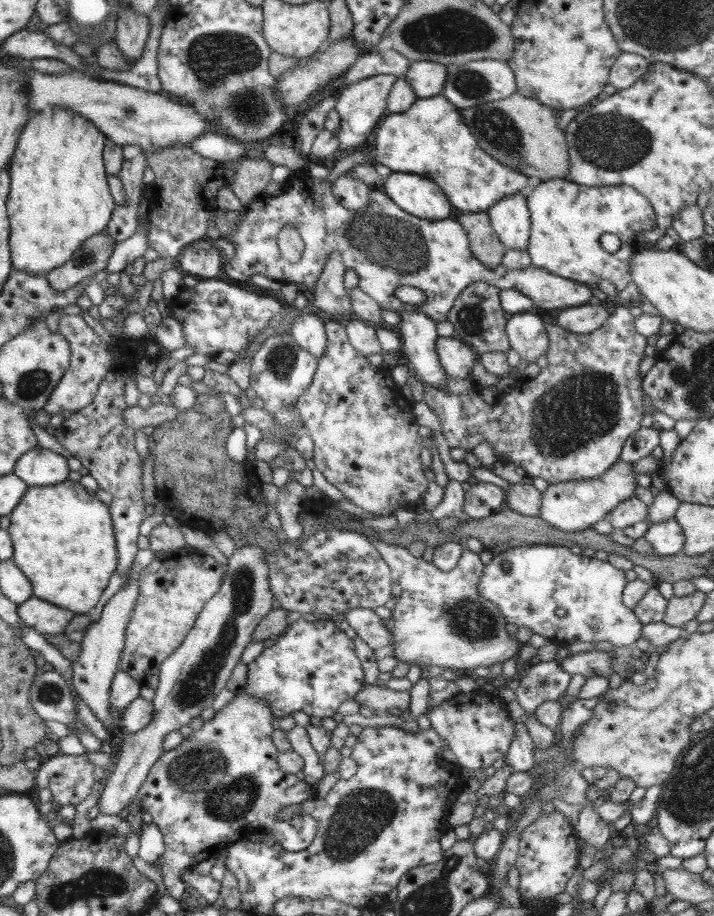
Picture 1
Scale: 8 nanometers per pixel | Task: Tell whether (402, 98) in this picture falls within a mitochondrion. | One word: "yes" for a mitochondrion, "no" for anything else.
no

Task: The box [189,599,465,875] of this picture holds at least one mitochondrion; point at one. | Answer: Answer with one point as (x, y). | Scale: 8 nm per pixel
(363, 814)

